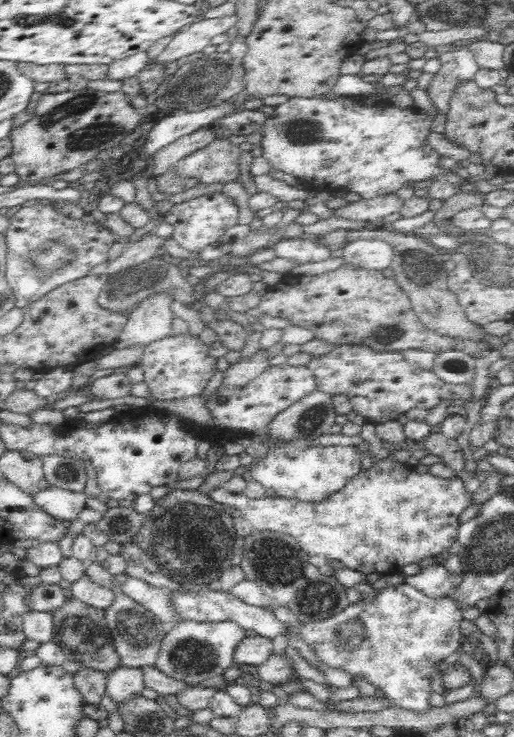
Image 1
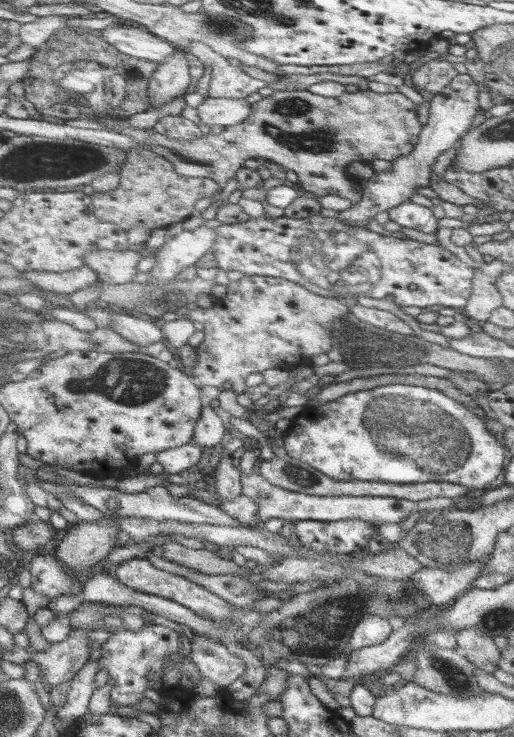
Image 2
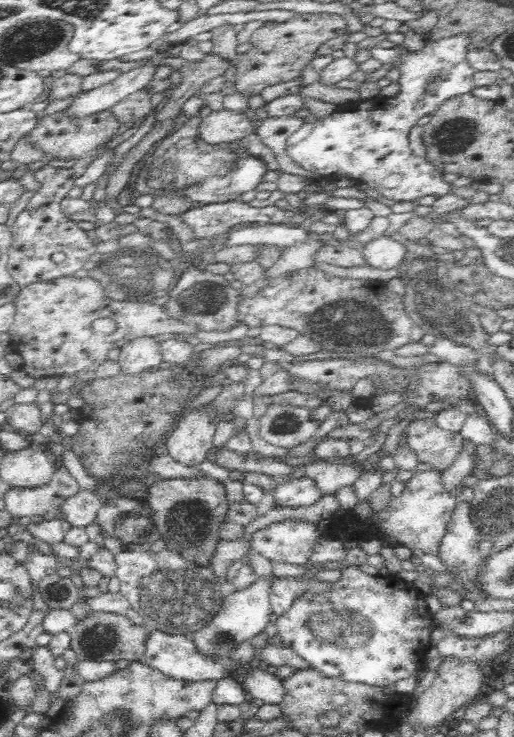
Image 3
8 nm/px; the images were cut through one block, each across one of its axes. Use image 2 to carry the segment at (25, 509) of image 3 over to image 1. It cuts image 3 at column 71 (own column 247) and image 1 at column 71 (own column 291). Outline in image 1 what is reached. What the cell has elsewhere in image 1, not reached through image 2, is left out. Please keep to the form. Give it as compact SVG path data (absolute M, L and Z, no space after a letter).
M49 486L33 494L33 499L46 514L58 520L76 520L86 507L86 495L83 492L72 492L58 487Z

